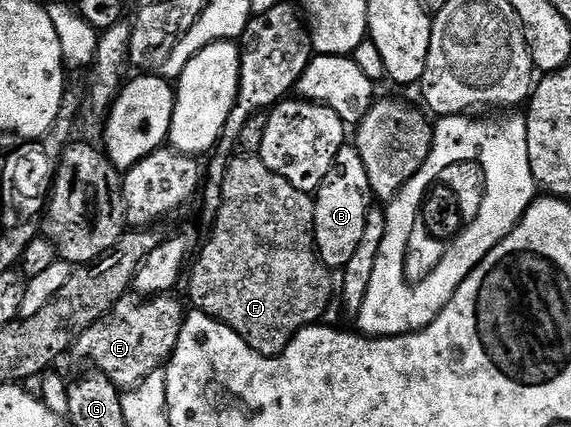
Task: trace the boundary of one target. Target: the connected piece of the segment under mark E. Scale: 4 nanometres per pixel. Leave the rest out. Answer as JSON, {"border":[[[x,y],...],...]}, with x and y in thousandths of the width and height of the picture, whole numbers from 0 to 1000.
{"border":[[[229,684],[207,705],[189,742],[154,768],[130,801],[126,829],[159,848],[166,869],[189,878],[215,916],[242,904],[266,871],[285,864],[315,796],[322,724],[296,686],[243,693]]]}

